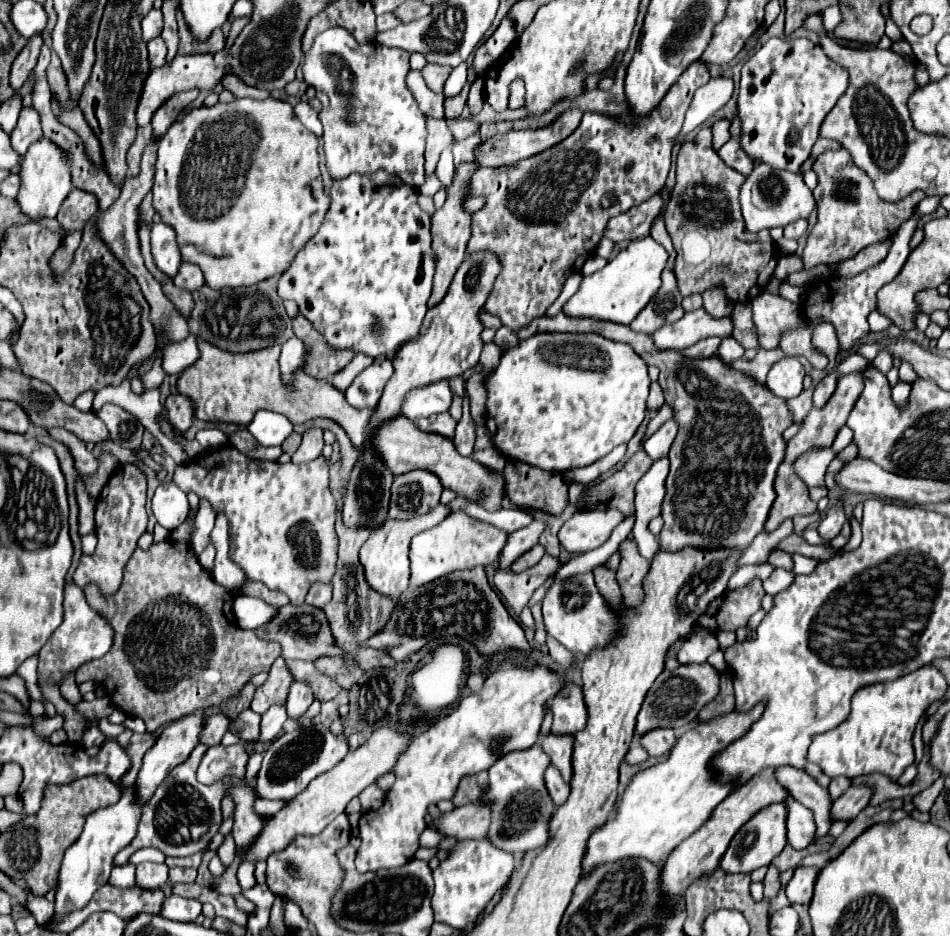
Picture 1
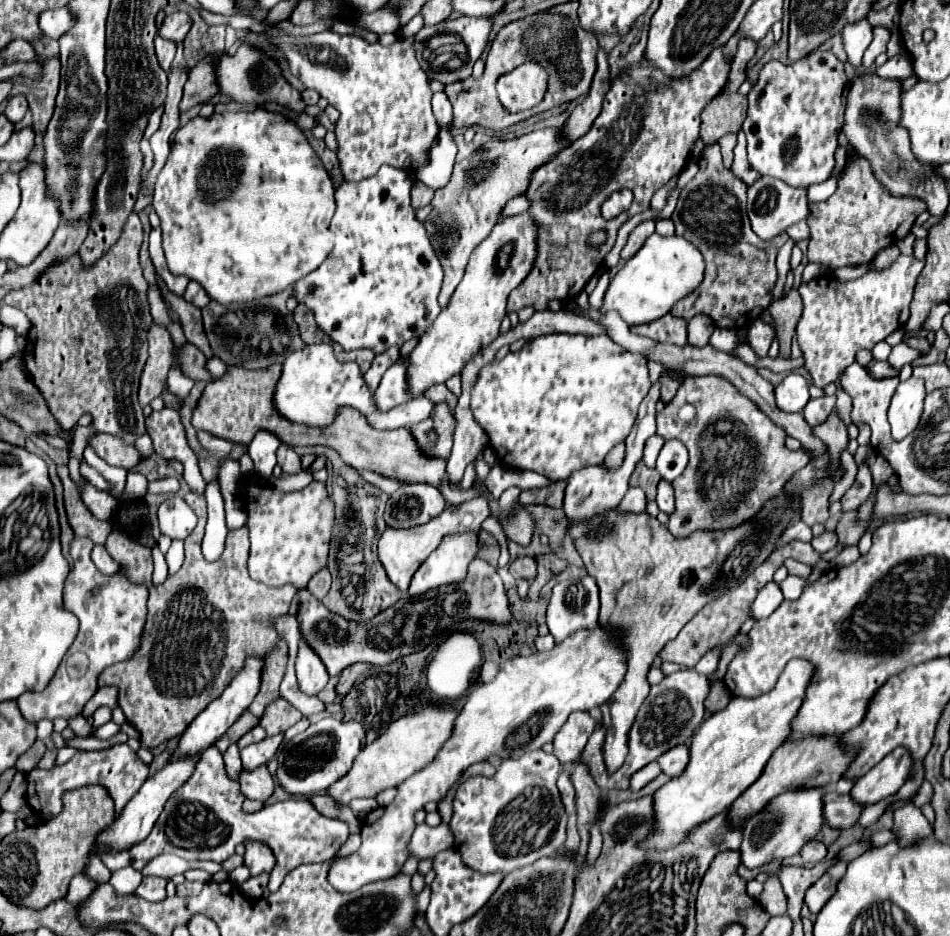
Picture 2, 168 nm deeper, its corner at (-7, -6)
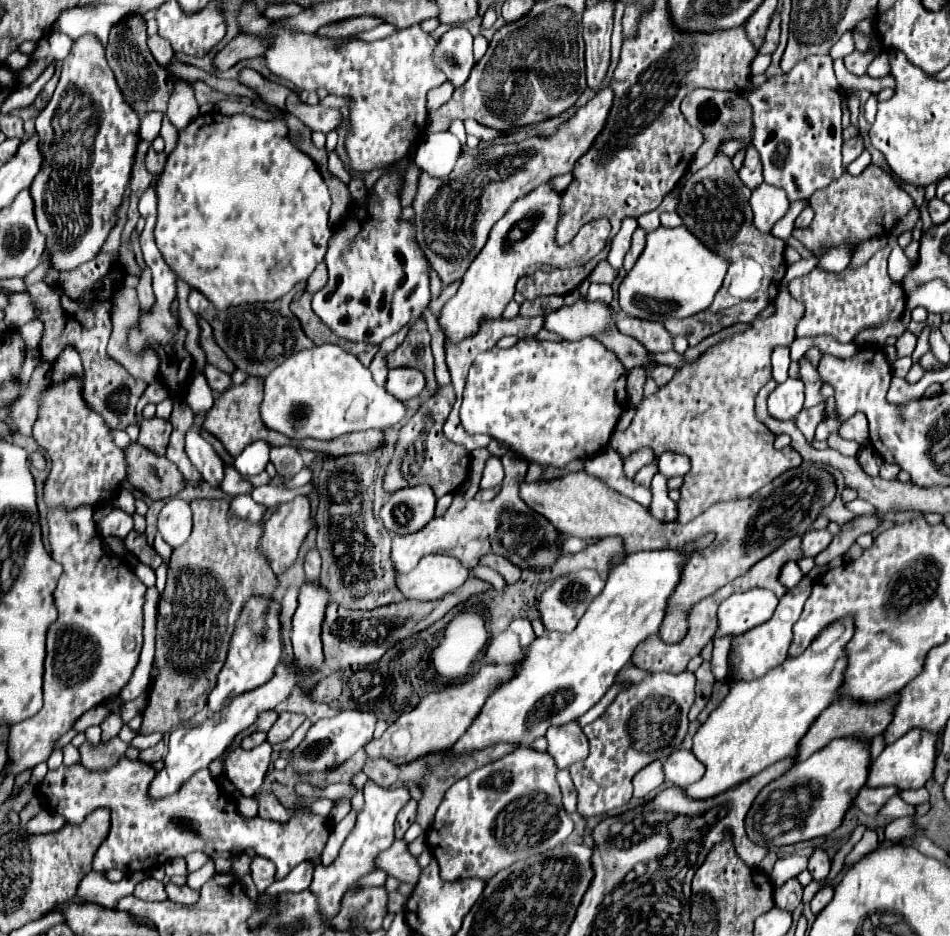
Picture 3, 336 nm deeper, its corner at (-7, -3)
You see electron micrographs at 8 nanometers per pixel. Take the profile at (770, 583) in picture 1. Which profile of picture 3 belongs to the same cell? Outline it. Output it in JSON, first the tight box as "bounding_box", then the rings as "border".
{"bounding_box":[715,589,779,637],"border":[[[749,589],[725,599],[717,611],[715,637],[741,635],[771,619],[779,599],[767,589]]]}

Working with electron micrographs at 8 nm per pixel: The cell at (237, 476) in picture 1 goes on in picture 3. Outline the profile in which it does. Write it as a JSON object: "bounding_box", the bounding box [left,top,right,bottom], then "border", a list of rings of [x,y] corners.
{"bounding_box":[261,495,315,575],"border":[[[299,495],[293,501],[279,505],[277,513],[269,521],[265,521],[263,527],[265,527],[265,535],[261,539],[261,551],[267,555],[275,575],[279,575],[283,573],[283,569],[287,569],[295,561],[305,535],[309,533],[311,527],[315,527],[315,521],[311,519],[311,513],[309,513],[309,499]]]}

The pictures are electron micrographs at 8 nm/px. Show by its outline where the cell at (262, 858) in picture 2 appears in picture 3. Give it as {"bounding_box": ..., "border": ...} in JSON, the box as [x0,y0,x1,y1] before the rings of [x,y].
{"bounding_box":[251,857,275,893],"border":[[[255,857],[251,863],[251,877],[259,893],[263,893],[275,881],[275,865],[269,859]]]}

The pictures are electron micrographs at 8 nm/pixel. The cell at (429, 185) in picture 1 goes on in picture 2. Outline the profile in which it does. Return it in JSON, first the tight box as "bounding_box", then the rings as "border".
{"bounding_box":[415,130,457,190],"border":[[[441,130],[439,138],[435,138],[435,146],[431,146],[431,158],[427,166],[423,166],[419,174],[415,174],[417,180],[427,184],[431,190],[439,190],[447,186],[455,164],[455,154],[457,154],[455,142],[451,140],[447,130]]]}

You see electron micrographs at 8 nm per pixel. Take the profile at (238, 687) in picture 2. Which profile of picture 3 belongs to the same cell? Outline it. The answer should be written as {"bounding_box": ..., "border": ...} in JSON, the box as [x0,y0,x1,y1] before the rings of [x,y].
{"bounding_box":[209,595,283,715],"border":[[[251,595],[247,603],[243,605],[243,611],[235,623],[235,635],[231,637],[229,651],[225,665],[221,673],[217,675],[217,685],[209,693],[209,713],[213,715],[223,707],[223,703],[231,701],[233,697],[251,691],[271,679],[275,673],[275,665],[283,657],[283,627],[279,621],[281,615],[281,605],[271,597],[265,595]]]}

